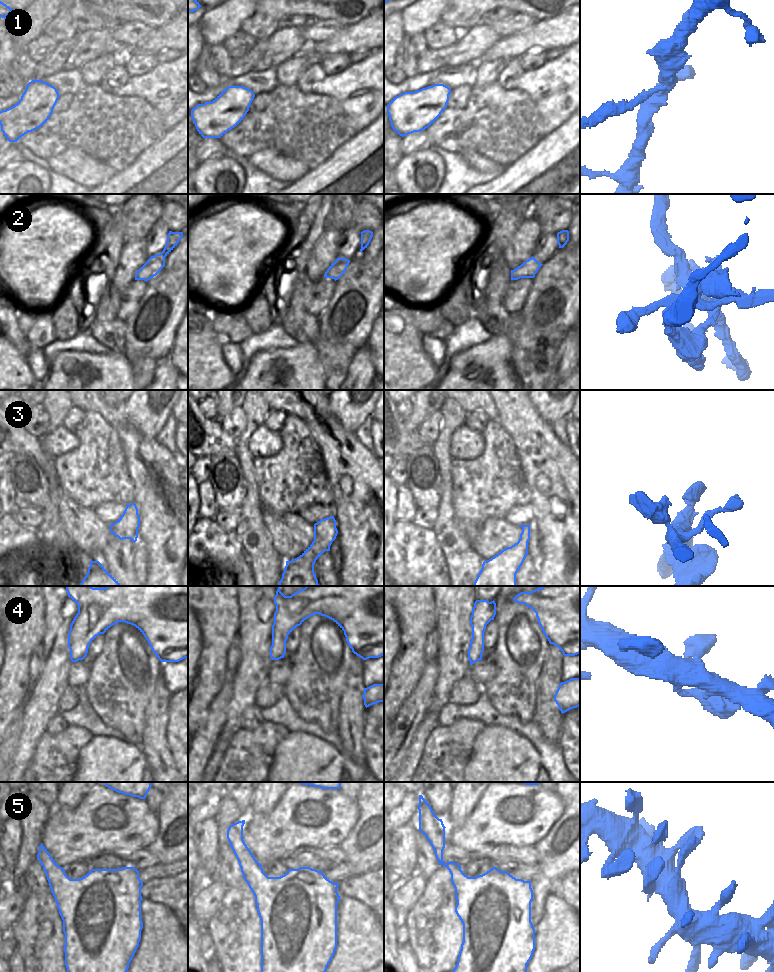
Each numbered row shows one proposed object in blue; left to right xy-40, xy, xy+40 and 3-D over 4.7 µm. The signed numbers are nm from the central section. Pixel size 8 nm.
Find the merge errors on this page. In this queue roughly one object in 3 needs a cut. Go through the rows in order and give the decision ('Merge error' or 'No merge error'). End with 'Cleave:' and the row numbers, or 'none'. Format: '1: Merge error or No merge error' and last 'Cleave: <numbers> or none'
1: No merge error
2: Merge error
3: No merge error
4: No merge error
5: No merge error
Cleave: 2.

